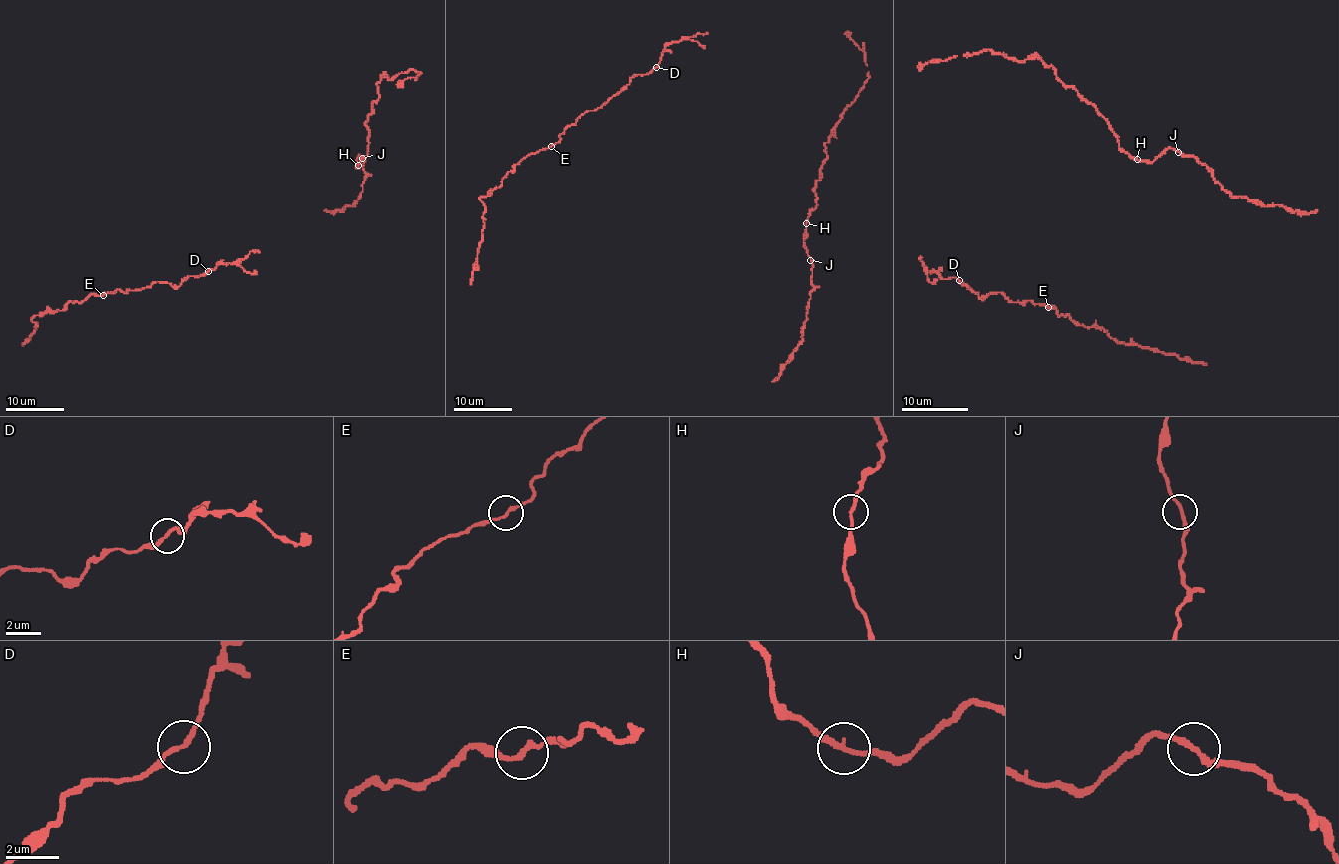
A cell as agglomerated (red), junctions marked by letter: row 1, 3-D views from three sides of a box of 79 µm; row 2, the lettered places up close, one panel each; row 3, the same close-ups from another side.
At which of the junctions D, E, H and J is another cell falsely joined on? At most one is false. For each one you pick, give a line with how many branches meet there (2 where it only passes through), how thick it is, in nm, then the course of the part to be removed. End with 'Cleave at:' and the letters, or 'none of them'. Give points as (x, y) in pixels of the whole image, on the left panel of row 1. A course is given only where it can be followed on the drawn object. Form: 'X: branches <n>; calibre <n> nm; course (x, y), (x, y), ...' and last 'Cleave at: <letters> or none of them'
Cleave at: none of them

